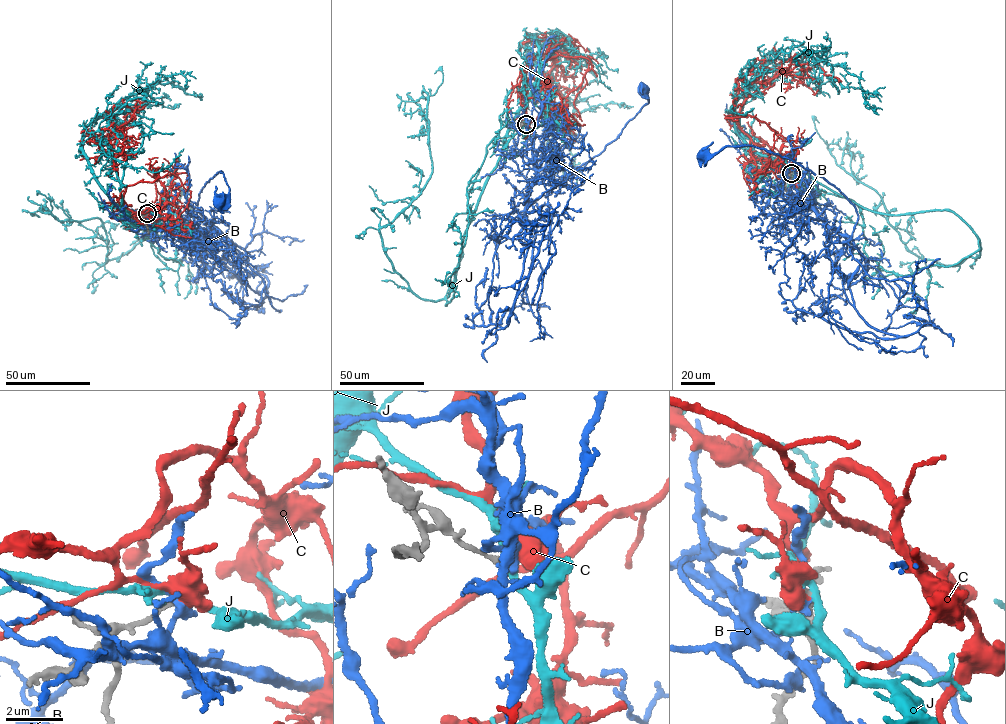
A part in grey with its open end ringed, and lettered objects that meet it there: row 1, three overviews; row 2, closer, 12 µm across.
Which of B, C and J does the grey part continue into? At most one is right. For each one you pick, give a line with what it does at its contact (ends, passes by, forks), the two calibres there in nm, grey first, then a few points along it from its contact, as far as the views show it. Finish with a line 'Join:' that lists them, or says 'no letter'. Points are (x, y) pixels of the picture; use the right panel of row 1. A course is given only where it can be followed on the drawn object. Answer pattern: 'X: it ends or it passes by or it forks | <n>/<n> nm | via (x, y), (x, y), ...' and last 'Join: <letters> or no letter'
Join: no letter

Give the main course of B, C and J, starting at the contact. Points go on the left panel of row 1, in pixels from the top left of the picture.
B: (147, 214), (203, 232), (199, 194), (221, 171), (229, 190), (219, 202)
C: (147, 214), (113, 207), (123, 204), (125, 187), (113, 152), (118, 133), (112, 115), (123, 106), (153, 102)
J: (147, 213), (134, 211), (158, 214), (176, 183), (174, 210), (101, 265), (101, 219), (35, 215)

